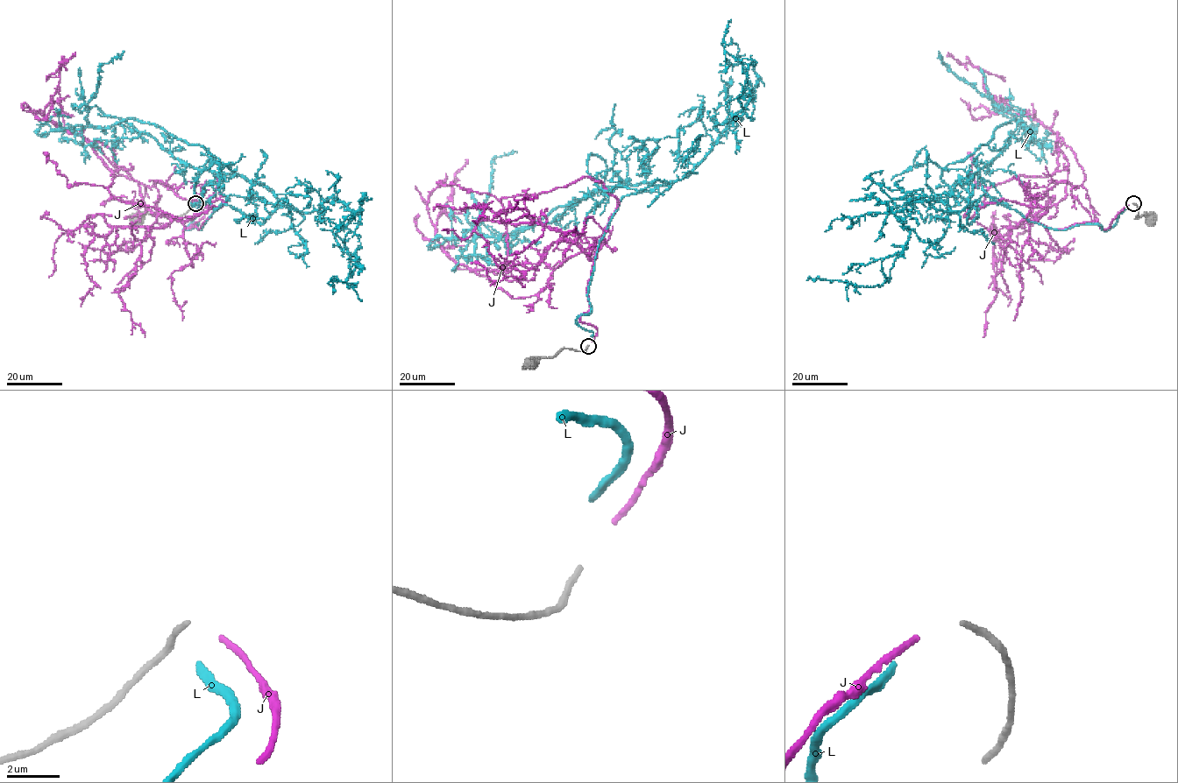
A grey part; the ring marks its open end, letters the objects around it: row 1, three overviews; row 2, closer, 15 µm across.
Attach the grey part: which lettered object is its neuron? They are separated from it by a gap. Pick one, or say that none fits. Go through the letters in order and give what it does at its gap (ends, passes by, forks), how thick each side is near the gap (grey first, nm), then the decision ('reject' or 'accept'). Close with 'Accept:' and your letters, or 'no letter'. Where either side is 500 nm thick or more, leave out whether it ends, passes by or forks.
J: it ends there; 240 nm thick on the grey side, 240 nm on the other; accept
L: it ends there; 240 nm thick on the grey side, 280 nm on the other; reject
Accept: J

